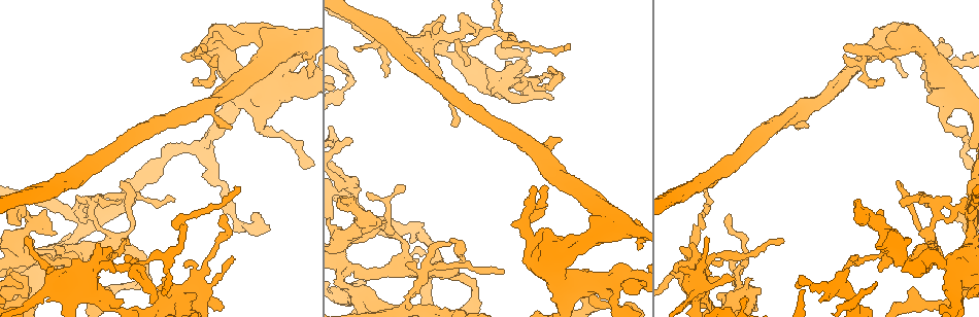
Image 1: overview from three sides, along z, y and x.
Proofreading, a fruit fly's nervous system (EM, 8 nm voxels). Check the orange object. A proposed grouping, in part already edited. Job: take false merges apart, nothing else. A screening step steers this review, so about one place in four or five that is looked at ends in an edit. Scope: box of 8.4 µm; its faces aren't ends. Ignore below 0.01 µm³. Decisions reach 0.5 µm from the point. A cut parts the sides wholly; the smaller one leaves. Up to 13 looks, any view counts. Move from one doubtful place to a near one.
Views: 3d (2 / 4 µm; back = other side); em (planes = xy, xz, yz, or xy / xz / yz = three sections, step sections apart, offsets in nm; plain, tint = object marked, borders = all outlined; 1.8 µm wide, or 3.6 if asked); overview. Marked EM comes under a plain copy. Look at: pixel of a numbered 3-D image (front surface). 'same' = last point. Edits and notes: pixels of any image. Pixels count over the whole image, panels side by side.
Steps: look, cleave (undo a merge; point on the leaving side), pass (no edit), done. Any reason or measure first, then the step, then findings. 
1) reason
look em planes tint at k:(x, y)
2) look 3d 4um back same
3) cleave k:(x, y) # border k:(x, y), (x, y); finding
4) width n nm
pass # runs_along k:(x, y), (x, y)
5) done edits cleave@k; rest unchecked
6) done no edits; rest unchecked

thick turns thin
look 3d 4um at 1:(454, 37)

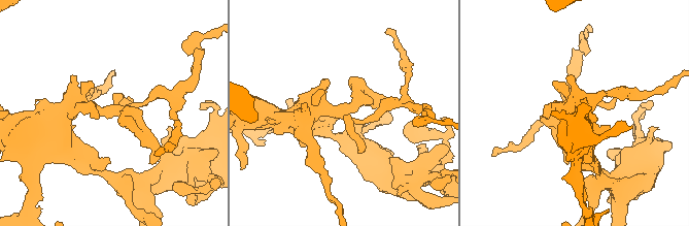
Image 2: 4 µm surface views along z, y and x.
need the tissue
look em planes tint at 2:(341, 113)

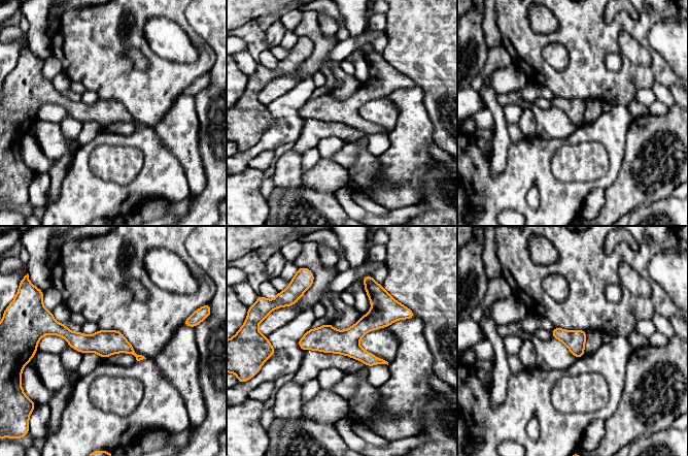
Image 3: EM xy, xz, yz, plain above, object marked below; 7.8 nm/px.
pass # runs_along 3:(50, 330), (116, 343), (139, 357); one neuron here

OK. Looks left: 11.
four arms meet
look em 3.6um xz step 4 tint at 1:(698, 287)

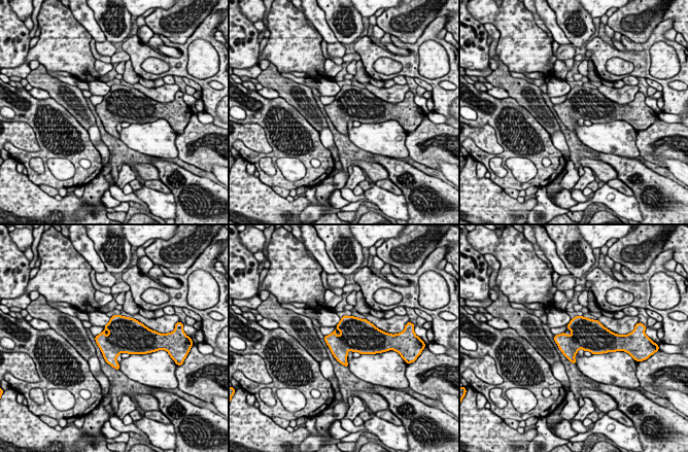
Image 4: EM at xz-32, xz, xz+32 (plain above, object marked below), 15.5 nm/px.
width 460 nm
pass # all the same neuron

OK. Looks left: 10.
sharp bend
look em planes tint at 1:(179, 219)

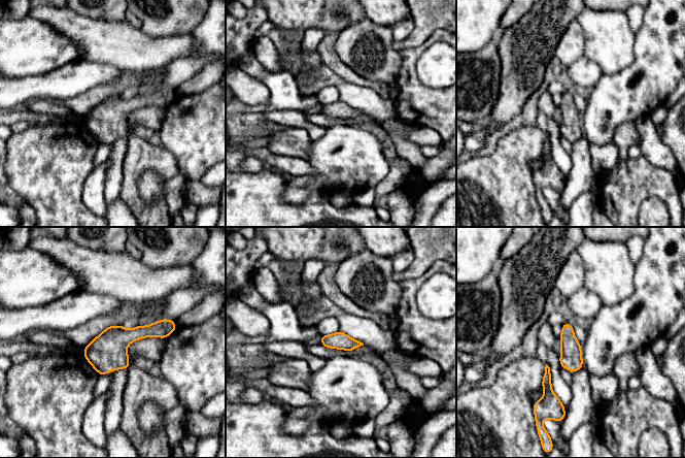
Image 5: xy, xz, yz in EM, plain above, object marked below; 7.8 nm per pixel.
width 130 nm
pass # continuous, no second neuron

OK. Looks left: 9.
abrupt turn
look 3d 2um at 1:(629, 285)

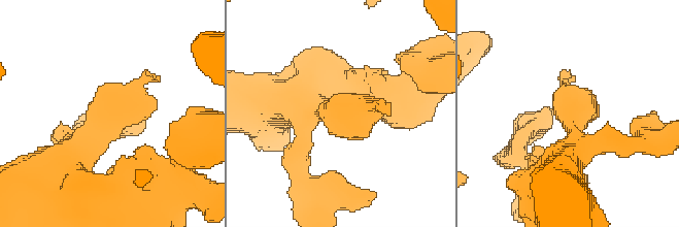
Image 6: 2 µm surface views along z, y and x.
need the tissue
look em 3.6um planes tint at 6:(348, 116)

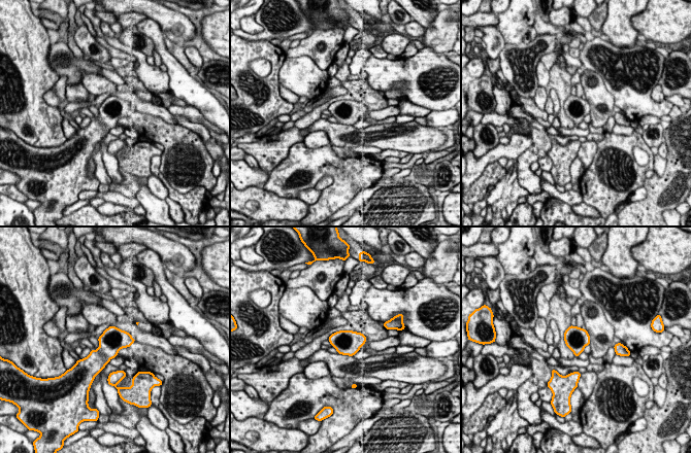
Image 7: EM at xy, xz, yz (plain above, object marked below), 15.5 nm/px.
pass # continuous, no second neuron

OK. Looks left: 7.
looks like a crossing
look 3d 4um at 1:(406, 298)

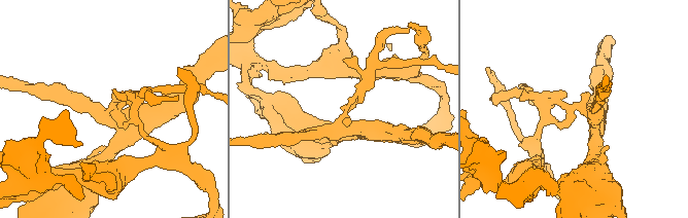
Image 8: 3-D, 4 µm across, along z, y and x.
arms 4; now the EM
look em 3.6um yz step 4 tint at 8:(115, 109)

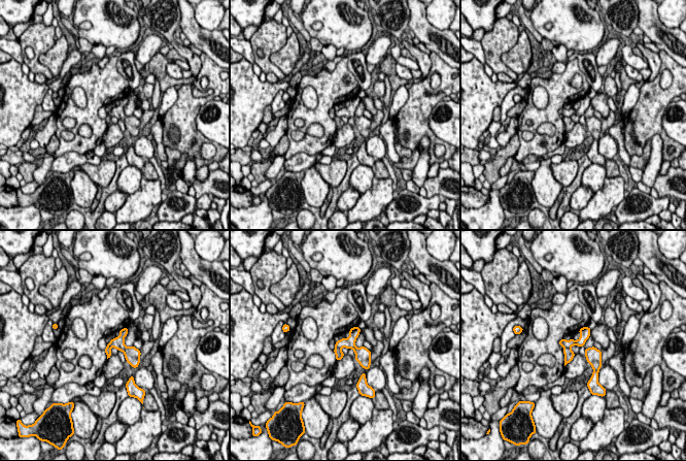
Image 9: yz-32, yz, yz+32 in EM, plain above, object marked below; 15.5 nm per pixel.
look em 3.6um planes tint same

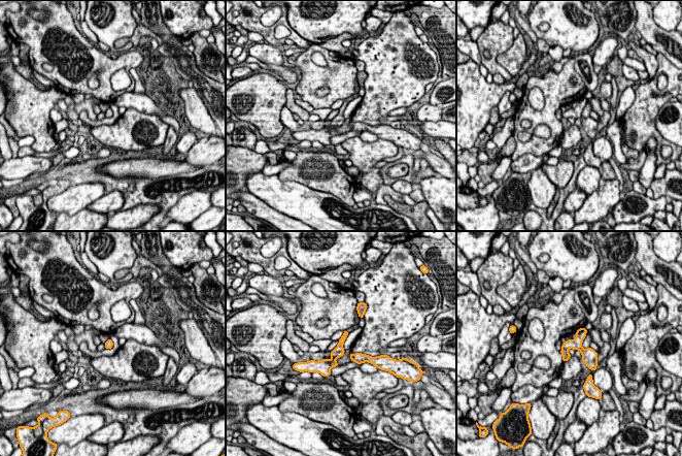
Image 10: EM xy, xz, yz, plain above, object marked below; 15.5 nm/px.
width 130 nm
cleave 10:(566, 355) # border 10:(563, 348), (567, 350); two neurons meet here

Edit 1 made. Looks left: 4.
done edits cleave@10; rest unchecked

